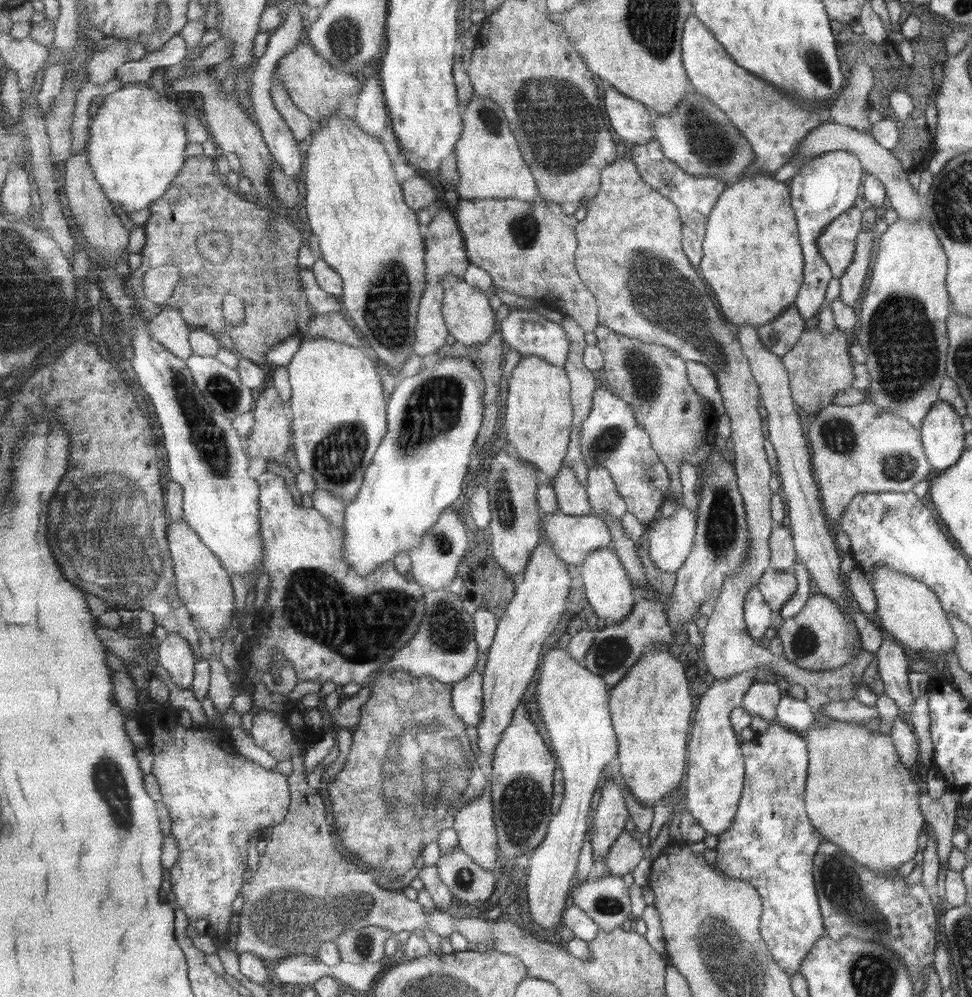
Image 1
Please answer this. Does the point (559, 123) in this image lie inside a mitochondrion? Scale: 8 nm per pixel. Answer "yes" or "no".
yes

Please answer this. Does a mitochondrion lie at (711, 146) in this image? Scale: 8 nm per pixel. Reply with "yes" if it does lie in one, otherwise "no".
yes

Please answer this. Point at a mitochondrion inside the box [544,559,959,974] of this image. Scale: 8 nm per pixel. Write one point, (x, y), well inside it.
(839, 884)

